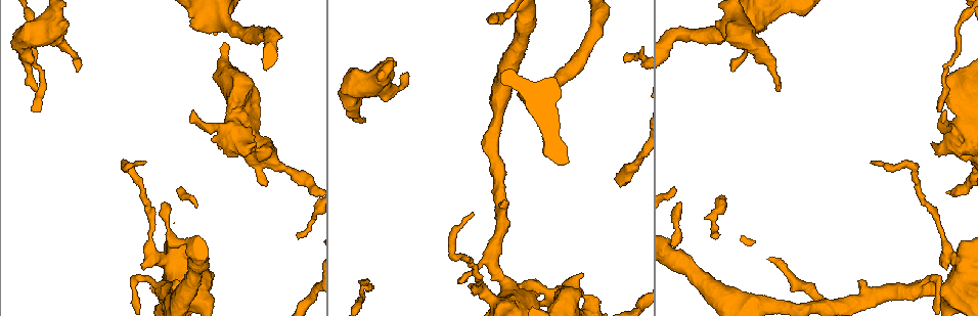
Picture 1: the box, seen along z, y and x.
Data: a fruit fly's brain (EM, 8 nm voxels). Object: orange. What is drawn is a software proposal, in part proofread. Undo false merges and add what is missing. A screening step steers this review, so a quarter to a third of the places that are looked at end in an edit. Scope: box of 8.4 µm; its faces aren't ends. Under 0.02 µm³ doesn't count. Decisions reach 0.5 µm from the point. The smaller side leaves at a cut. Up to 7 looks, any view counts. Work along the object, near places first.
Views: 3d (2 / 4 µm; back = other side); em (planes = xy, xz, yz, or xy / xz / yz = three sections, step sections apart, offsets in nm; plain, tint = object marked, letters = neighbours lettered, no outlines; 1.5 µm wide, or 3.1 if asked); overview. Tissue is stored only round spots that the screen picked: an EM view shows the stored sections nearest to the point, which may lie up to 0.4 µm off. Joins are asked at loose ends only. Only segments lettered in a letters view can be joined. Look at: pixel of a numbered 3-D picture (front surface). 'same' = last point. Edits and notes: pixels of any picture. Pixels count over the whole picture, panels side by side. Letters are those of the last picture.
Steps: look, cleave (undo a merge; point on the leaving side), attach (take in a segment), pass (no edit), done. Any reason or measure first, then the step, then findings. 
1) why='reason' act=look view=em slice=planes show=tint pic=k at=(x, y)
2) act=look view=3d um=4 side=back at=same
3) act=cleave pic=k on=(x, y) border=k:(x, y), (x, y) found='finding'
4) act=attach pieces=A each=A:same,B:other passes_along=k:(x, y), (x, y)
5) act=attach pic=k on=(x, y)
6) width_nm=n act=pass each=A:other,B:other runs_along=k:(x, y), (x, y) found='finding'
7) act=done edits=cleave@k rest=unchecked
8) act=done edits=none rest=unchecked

why='branch stops here' act=look view=3d um=2 pic=1 at=(582, 275)

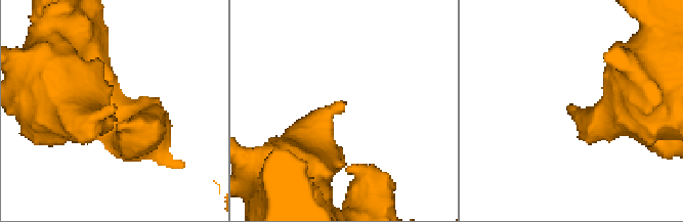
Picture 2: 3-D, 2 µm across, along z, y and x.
why='now the EM' act=look view=em slice=planes show=letters pic=2 at=(346, 103)

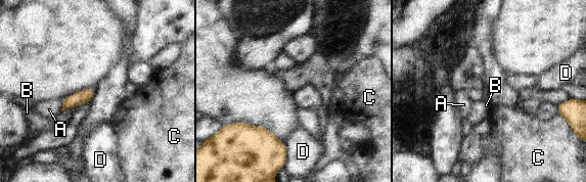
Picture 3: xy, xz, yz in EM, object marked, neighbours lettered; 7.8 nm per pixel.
act=pass each=A:other,B:other,C:other,D:other border=3:(62, 99), (60, 110) found='no lettered segment goes on from it'

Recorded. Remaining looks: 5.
why='tapers out' act=look view=em slice=planes show=letters pic=1 at=(162, 202)

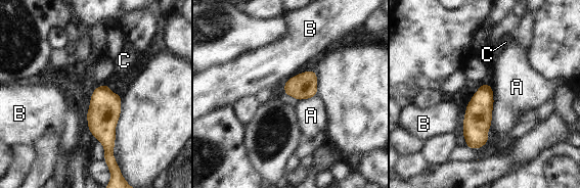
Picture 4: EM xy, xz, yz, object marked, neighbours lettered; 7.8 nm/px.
act=pass each=A:other,B:other,C:other border=4:(487, 82), (493, 98), (491, 126) found='none of them fits'

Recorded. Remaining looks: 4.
why='an open end' act=look view=3d um=2 pic=1 at=(77, 70)

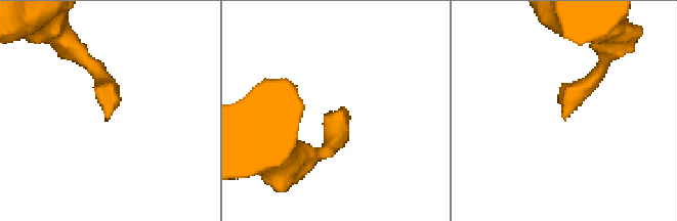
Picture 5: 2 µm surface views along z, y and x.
why='shape alone is not enough' act=look view=em slice=planes show=letters pic=5 at=(338, 113)

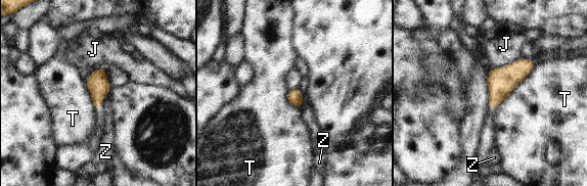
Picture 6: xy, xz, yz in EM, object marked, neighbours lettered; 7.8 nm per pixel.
width_nm=120 act=pass each=J:other,T:other,Z:other found='none of them fits'

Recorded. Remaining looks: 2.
act=done edits=none rest=unchecked

